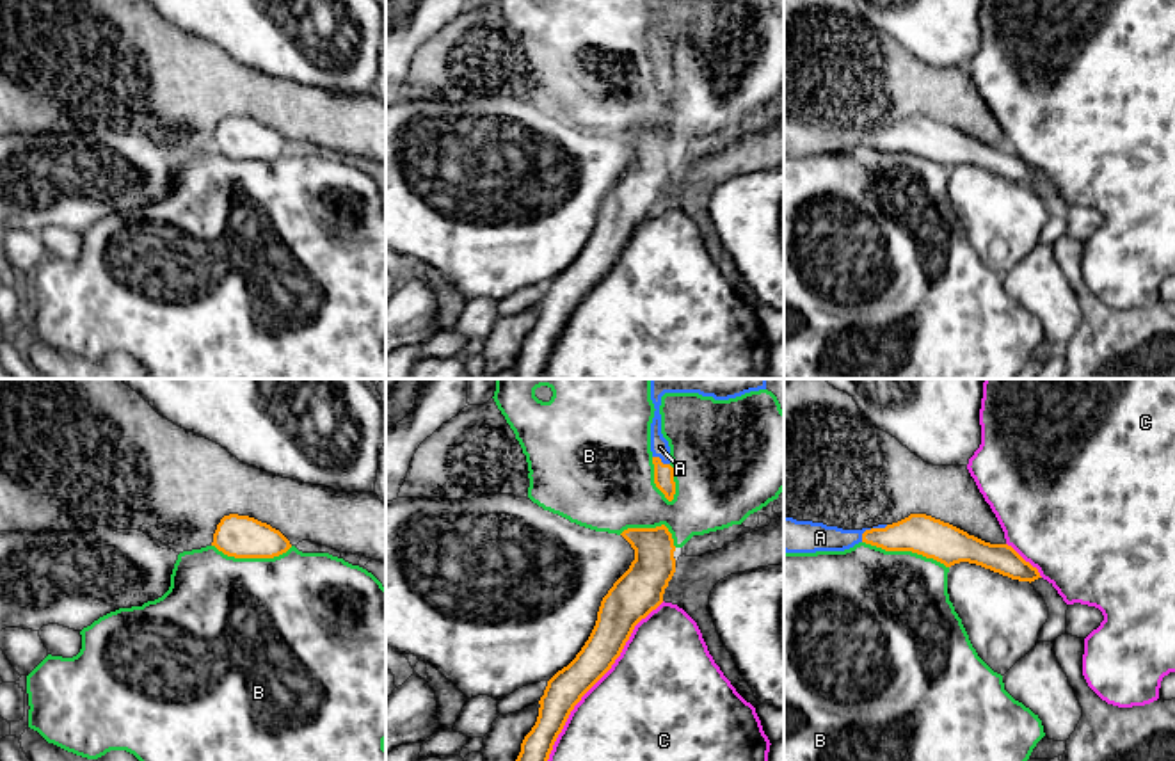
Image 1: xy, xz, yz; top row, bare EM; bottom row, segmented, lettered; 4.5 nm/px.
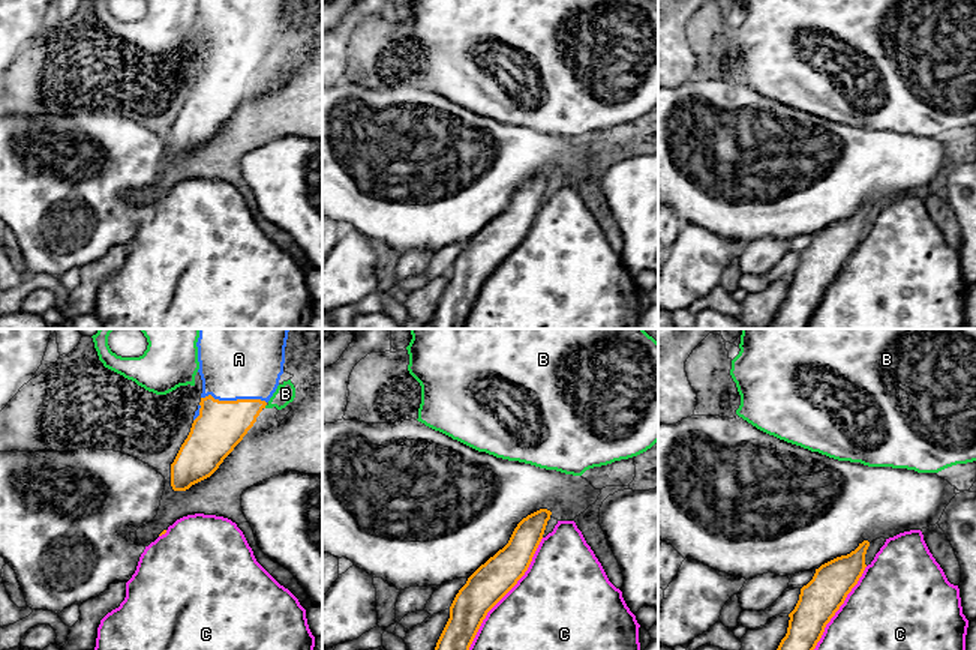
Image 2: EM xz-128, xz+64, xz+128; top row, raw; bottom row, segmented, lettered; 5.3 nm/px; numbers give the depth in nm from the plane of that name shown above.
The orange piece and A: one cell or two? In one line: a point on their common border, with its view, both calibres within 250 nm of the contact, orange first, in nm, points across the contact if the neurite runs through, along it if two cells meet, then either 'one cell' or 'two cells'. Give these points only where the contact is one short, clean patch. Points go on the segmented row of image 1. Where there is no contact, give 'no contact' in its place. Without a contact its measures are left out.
yz (871, 528) | 180/130 nm | across yz (921, 534), (871, 528), (852, 537), (818, 537) | one cell

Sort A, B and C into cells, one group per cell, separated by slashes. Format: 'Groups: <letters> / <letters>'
Groups: A / B / C

